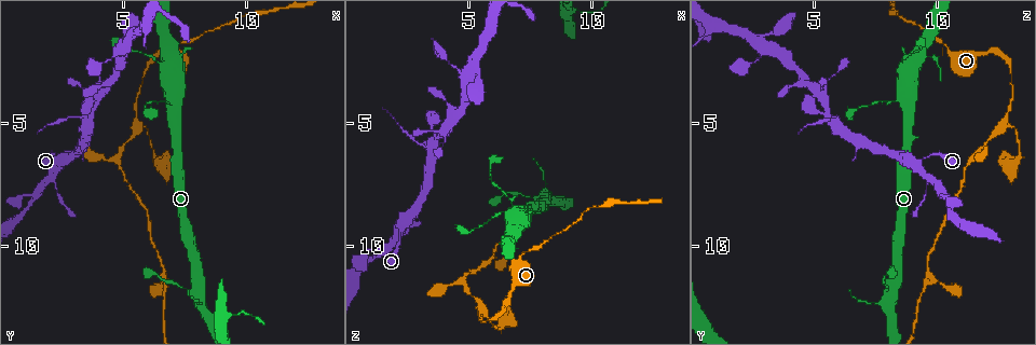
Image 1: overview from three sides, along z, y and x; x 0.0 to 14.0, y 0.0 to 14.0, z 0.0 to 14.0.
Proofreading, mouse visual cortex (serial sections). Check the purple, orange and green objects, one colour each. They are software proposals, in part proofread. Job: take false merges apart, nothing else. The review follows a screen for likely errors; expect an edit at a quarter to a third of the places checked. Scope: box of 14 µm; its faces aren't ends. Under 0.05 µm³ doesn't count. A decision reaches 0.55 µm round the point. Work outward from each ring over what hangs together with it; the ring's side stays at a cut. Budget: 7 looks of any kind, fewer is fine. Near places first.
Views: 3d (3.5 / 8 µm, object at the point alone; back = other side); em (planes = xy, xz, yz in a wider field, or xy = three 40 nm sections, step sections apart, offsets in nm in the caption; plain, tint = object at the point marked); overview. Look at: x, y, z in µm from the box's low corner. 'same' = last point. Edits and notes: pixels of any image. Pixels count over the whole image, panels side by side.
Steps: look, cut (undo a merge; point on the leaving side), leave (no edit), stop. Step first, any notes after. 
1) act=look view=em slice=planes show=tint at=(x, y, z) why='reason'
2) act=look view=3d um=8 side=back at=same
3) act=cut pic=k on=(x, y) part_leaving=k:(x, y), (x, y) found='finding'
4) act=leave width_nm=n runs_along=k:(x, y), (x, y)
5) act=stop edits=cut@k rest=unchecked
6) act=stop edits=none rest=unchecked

act=look view=3d um=3.5 at=(5.9, 2.8, 12.9) why='calibre changes'

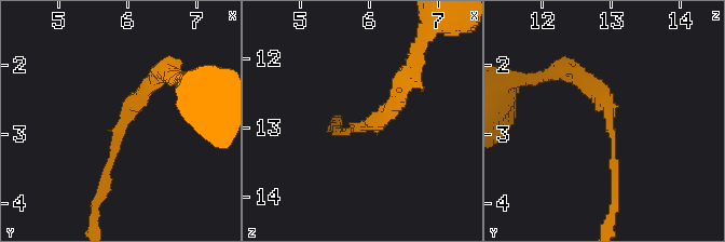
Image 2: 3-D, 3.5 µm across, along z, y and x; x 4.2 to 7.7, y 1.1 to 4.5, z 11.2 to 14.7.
act=look view=em slice=xy step=2 show=tint at=(6.00, 2.85, 13.00) arm_widths_nm=100,250

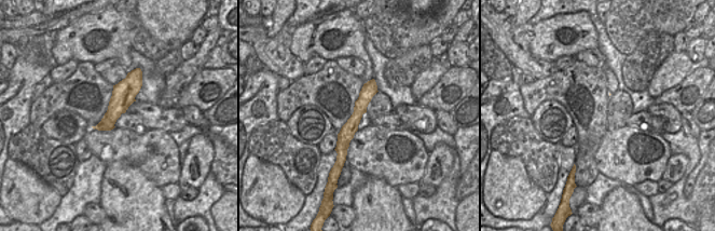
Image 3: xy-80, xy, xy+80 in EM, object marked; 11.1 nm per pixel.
act=leave runs_along=2:(162, 75), (128, 111), (103, 187) found='continuous, no second cell'

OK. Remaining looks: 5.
act=look view=3d um=3.5 at=(7.2, 2.0, 10.4) why='sudden change in width'

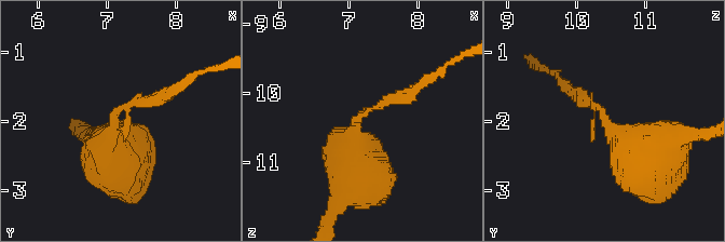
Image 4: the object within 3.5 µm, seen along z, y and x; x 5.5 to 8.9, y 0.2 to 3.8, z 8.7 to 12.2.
act=look view=em slice=planes show=tint at=(7.15, 1.90, 10.40) arm_widths_nm=150,700 why='shape alone is not enough'

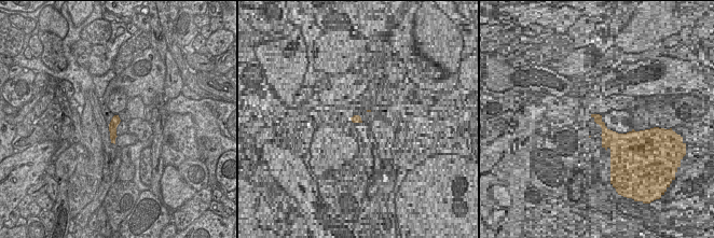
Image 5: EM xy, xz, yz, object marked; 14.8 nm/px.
act=leave runs_along=4:(657, 153), (627, 147), (572, 90) found='all the same cell'

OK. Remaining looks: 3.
act=look view=3d um=3.5 at=(6.9, 4.0, 8.5) why='sudden change in width'

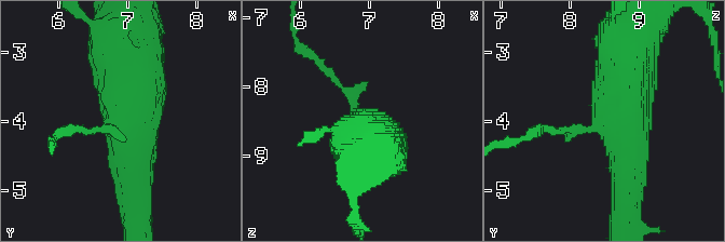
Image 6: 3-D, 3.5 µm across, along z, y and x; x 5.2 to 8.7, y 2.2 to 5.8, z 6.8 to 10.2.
act=look view=em slice=xy step=3 show=tint at=(6.90, 4.05, 8.50)

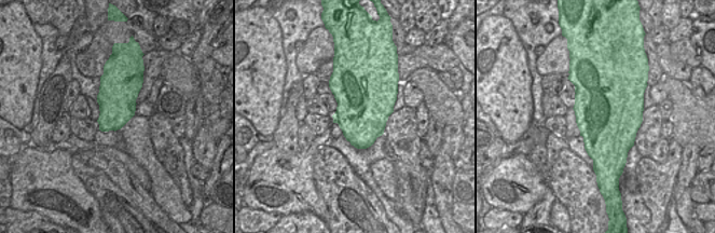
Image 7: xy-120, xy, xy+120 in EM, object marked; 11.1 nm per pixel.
act=leave runs_along=6:(626, 191), (623, 71), (634, 41) found='all the same cell'

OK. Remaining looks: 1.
act=stop edits=none rest=unchecked

